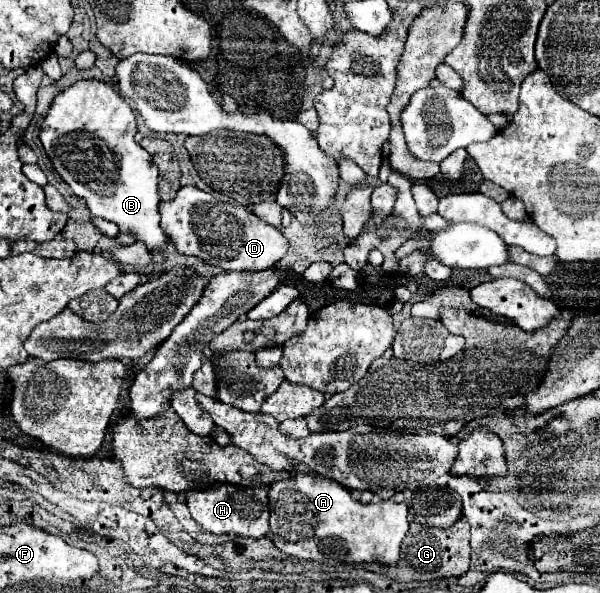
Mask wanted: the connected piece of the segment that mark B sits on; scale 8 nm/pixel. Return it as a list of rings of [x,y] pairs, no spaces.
[[[88,79],[76,81],[62,93],[58,93],[42,121],[40,127],[40,141],[58,171],[58,175],[72,187],[72,191],[82,197],[92,215],[114,221],[120,231],[128,231],[136,235],[148,249],[158,249],[168,243],[164,231],[160,227],[160,213],[158,213],[158,167],[154,165],[148,151],[144,151],[136,141],[134,135],[138,133],[138,121],[132,107],[104,81]]]

